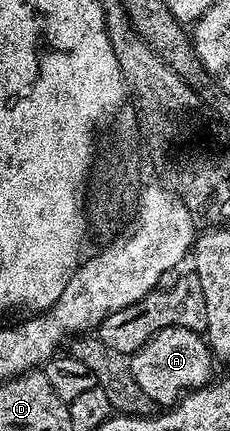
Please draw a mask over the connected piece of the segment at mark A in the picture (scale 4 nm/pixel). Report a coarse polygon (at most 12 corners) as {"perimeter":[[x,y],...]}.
{"perimeter":[[165,328],[130,355],[163,408],[212,381],[203,334]]}

